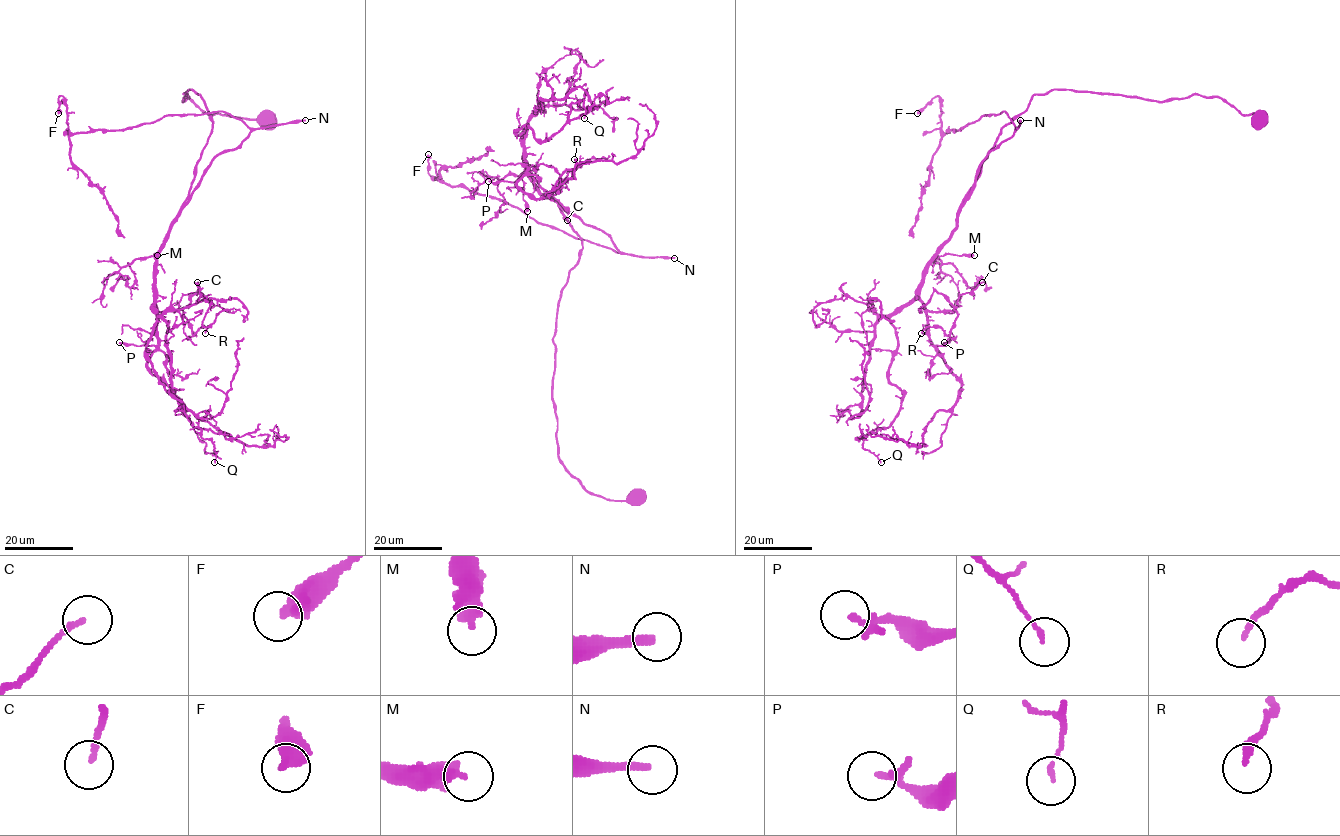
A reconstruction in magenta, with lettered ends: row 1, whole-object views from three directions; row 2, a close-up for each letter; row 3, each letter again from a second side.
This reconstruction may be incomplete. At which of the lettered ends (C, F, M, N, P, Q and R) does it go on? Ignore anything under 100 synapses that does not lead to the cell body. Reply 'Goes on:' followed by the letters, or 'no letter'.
Goes on: N

